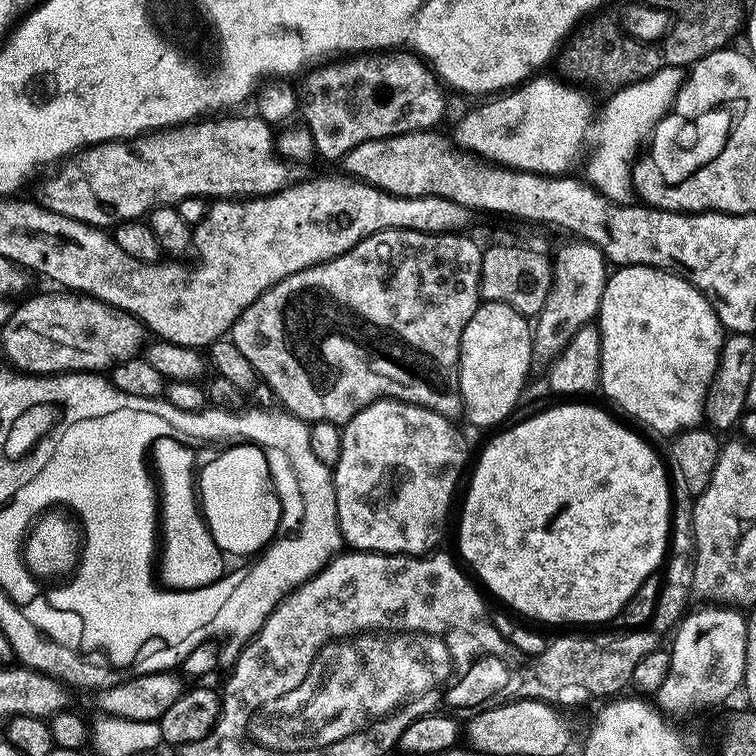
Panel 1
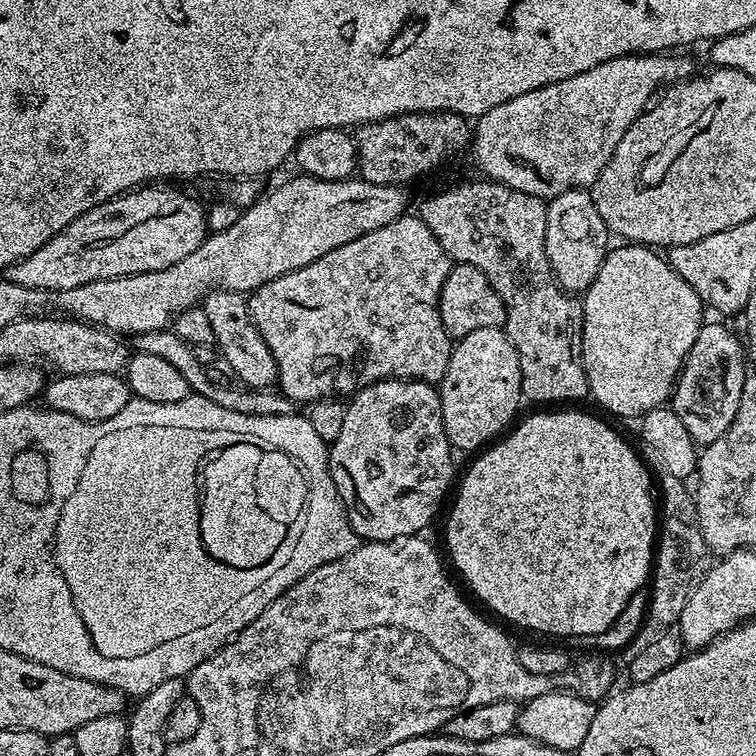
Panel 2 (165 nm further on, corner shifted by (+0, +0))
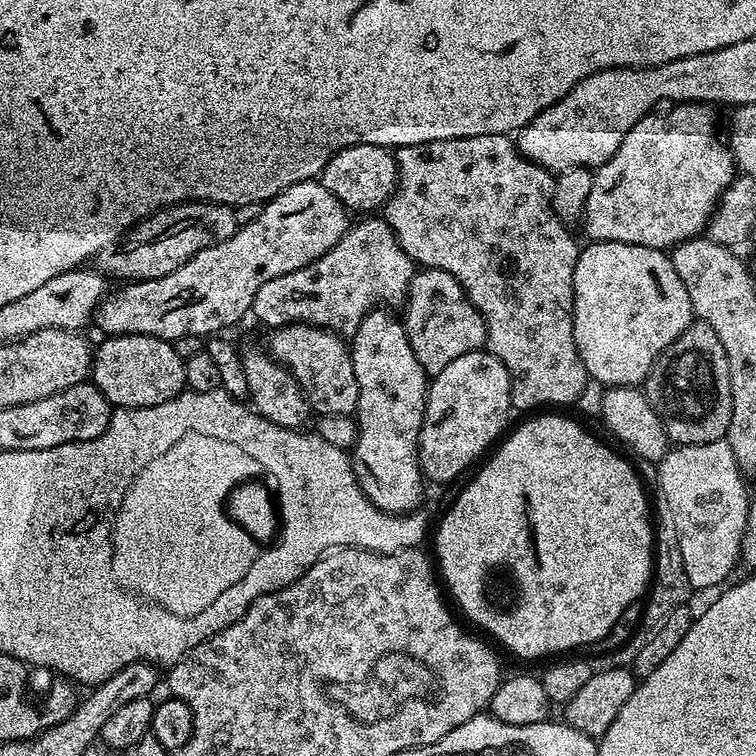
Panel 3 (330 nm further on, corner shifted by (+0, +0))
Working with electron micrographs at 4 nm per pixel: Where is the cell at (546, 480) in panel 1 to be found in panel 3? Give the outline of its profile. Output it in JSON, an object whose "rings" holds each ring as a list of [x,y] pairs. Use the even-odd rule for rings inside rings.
{"rings":[[[548,414],[533,415],[536,416],[533,420],[518,425],[512,433],[509,431],[499,441],[495,451],[475,469],[476,477],[457,494],[452,509],[441,518],[440,525],[437,528],[435,525],[434,528],[438,572],[442,580],[444,575],[443,583],[446,588],[448,583],[448,588],[456,599],[455,607],[460,607],[481,628],[481,633],[489,632],[502,647],[509,648],[514,655],[521,656],[524,660],[536,660],[551,652],[568,654],[571,653],[568,652],[571,648],[584,650],[590,642],[598,642],[598,638],[606,635],[610,626],[622,618],[622,610],[637,603],[641,599],[639,596],[643,597],[649,591],[654,571],[654,527],[648,521],[648,496],[644,493],[644,484],[640,481],[639,474],[614,449],[607,448],[598,437],[591,436],[578,421],[571,420],[568,416],[544,415]]]}

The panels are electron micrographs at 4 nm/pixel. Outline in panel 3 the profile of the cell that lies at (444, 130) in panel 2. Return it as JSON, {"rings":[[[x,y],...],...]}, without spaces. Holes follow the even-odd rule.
{"rings":[[[478,134],[470,138],[450,138],[449,140],[439,140],[438,142],[426,142],[425,144],[415,144],[414,146],[402,146],[395,149],[394,155],[396,157],[396,170],[398,173],[398,183],[396,190],[393,192],[392,197],[389,198],[387,204],[382,209],[382,218],[392,228],[392,233],[396,236],[396,240],[402,246],[402,250],[411,258],[413,265],[419,266],[421,269],[437,268],[438,270],[446,270],[446,274],[450,274],[455,280],[460,283],[462,290],[470,298],[470,302],[482,314],[484,325],[488,331],[488,339],[486,341],[487,351],[492,352],[502,362],[502,366],[506,366],[506,370],[510,374],[510,386],[512,387],[512,407],[519,410],[519,408],[536,408],[532,410],[544,410],[547,404],[572,404],[584,392],[584,387],[590,384],[590,377],[586,366],[582,362],[582,358],[576,349],[574,342],[574,322],[572,321],[572,307],[574,306],[574,266],[580,257],[581,245],[576,244],[574,237],[568,233],[569,228],[565,221],[559,220],[556,212],[552,208],[552,191],[554,190],[554,176],[544,169],[540,164],[534,164],[532,161],[526,159],[516,146],[515,139],[511,135],[503,136],[502,134]]]}

